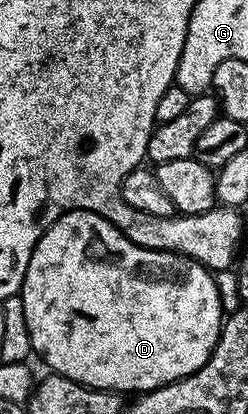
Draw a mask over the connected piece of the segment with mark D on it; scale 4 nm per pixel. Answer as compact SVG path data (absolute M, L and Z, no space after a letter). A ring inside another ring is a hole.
M80 208L74 212L64 212L53 226L49 226L43 232L42 238L37 242L33 250L33 258L29 258L29 270L25 270L25 278L21 295L25 306L25 326L29 326L29 338L31 339L31 350L36 357L40 356L48 364L50 371L57 376L64 376L73 382L83 384L86 388L100 388L106 392L118 392L128 394L146 394L154 388L164 388L166 384L177 382L181 378L193 375L213 354L213 350L219 341L219 335L223 329L225 311L223 312L223 296L219 293L219 284L211 269L204 264L187 262L183 273L176 280L154 280L151 276L142 276L135 272L135 255L137 249L135 243L113 226L101 214L86 212Z

